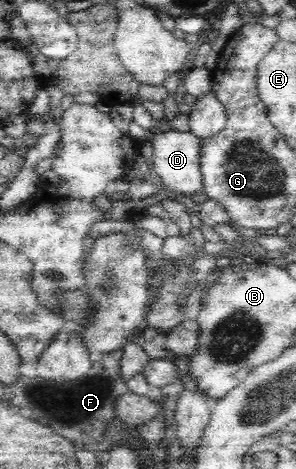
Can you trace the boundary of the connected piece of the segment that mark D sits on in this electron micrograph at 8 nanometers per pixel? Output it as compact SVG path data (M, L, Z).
M169 130L154 134L150 139L153 147L152 168L160 177L160 181L172 192L194 194L202 187L201 171L199 170L199 153L201 140L190 132Z

